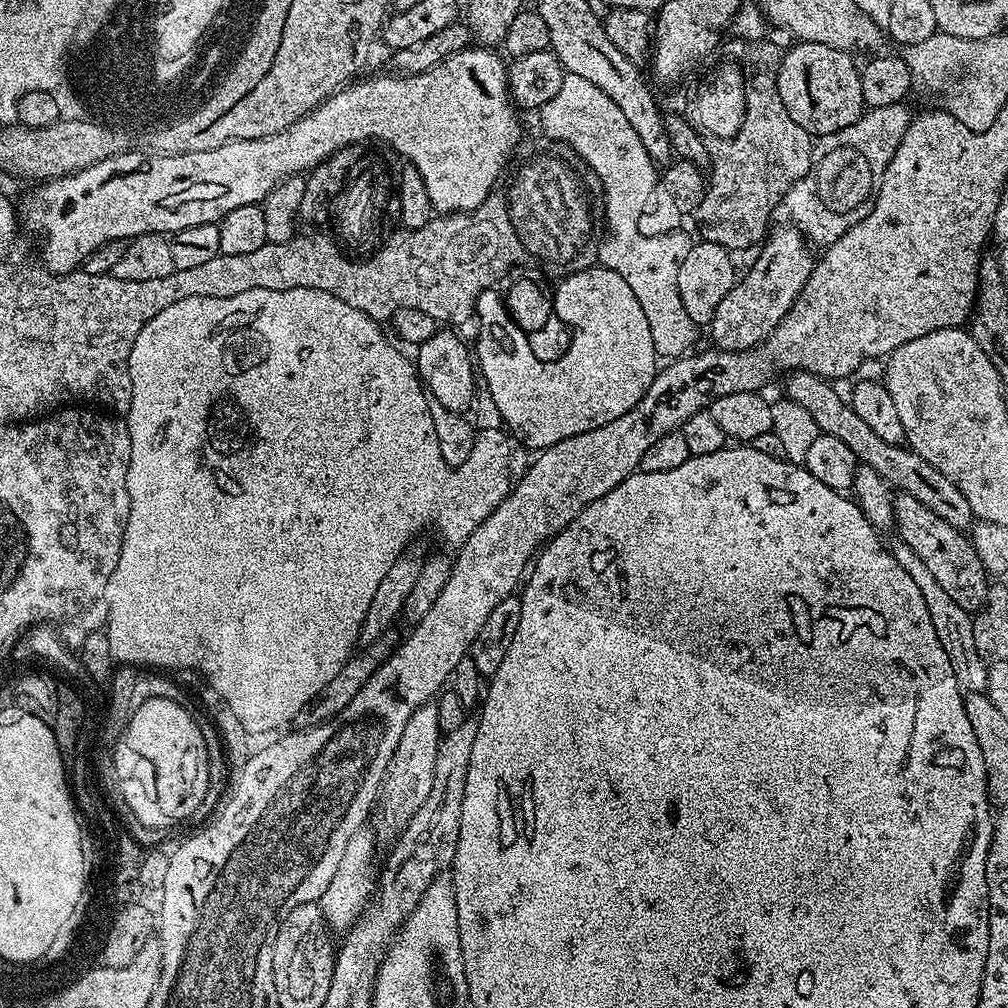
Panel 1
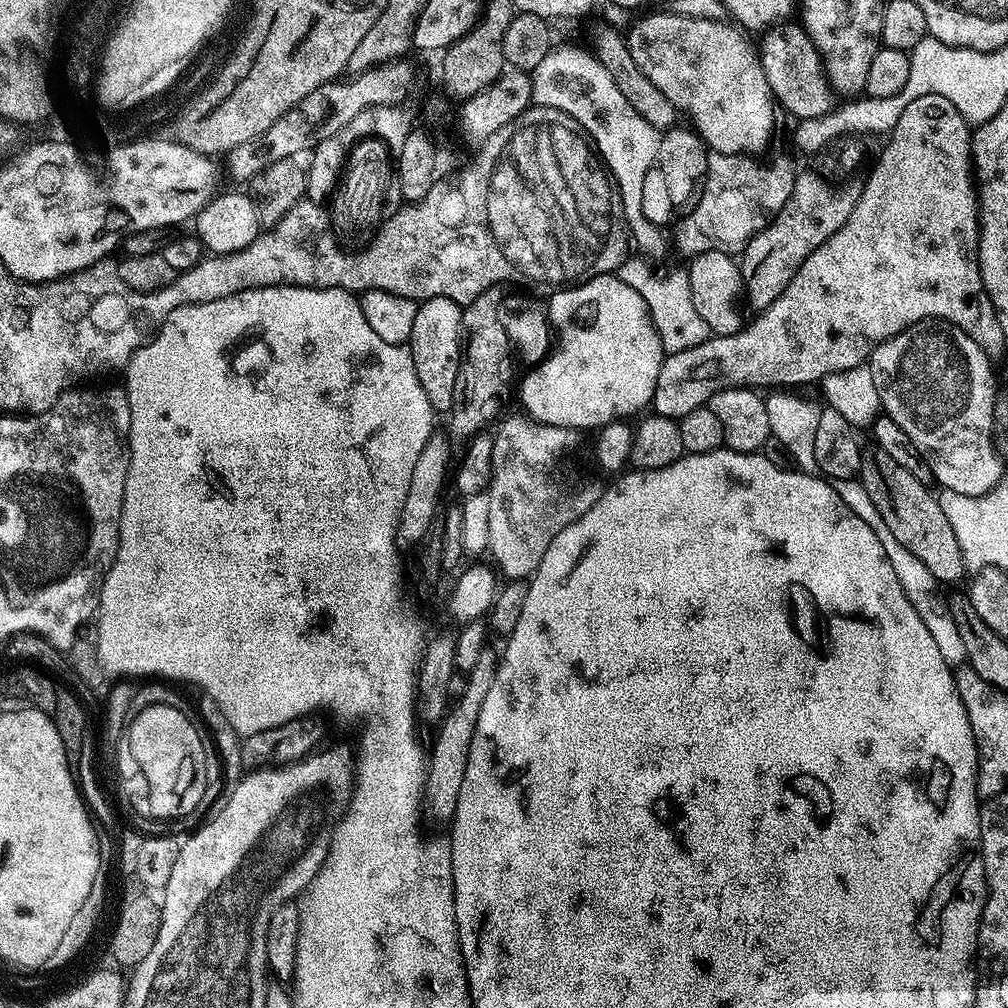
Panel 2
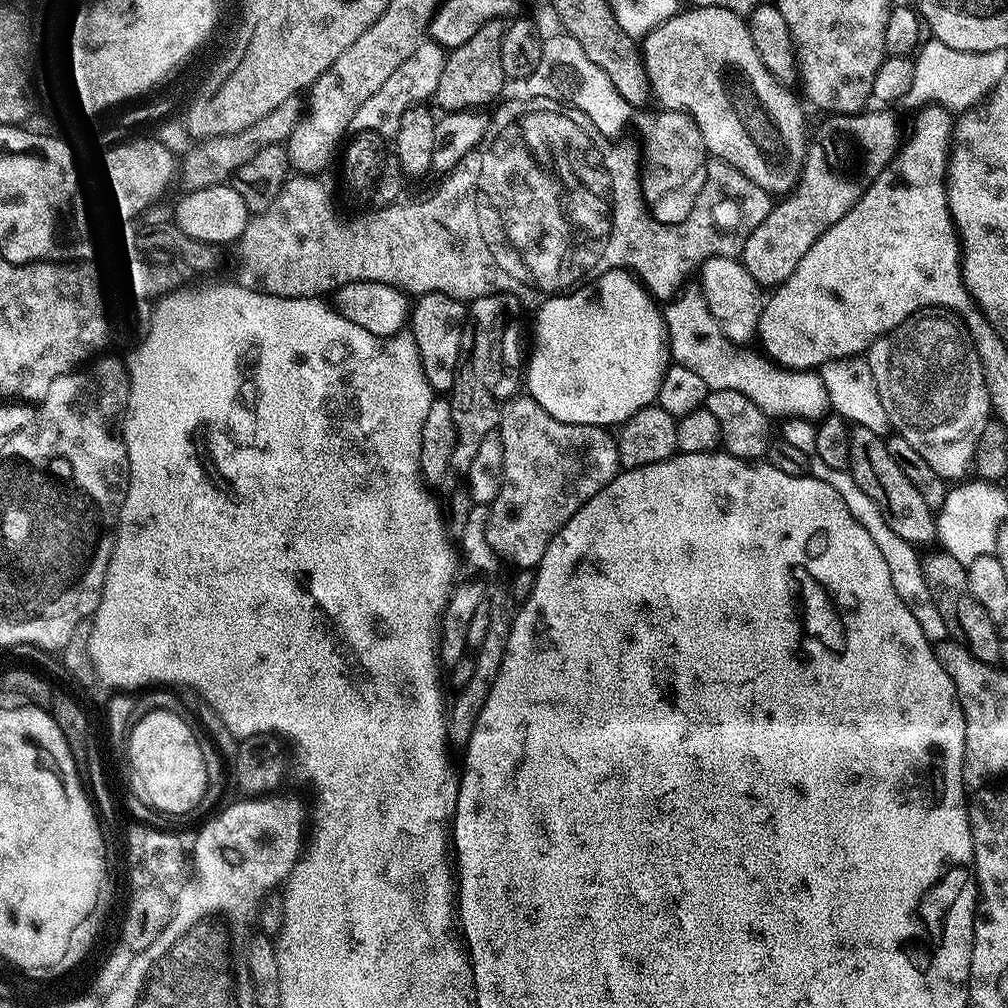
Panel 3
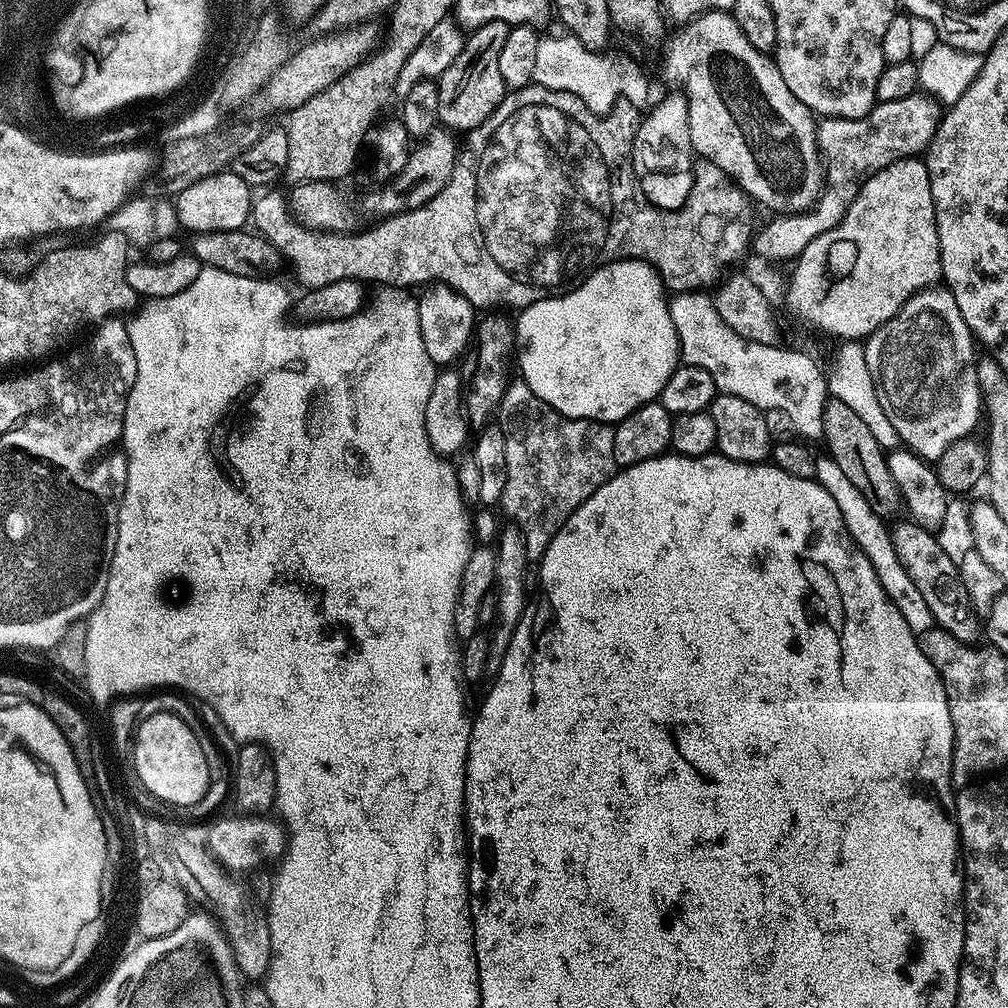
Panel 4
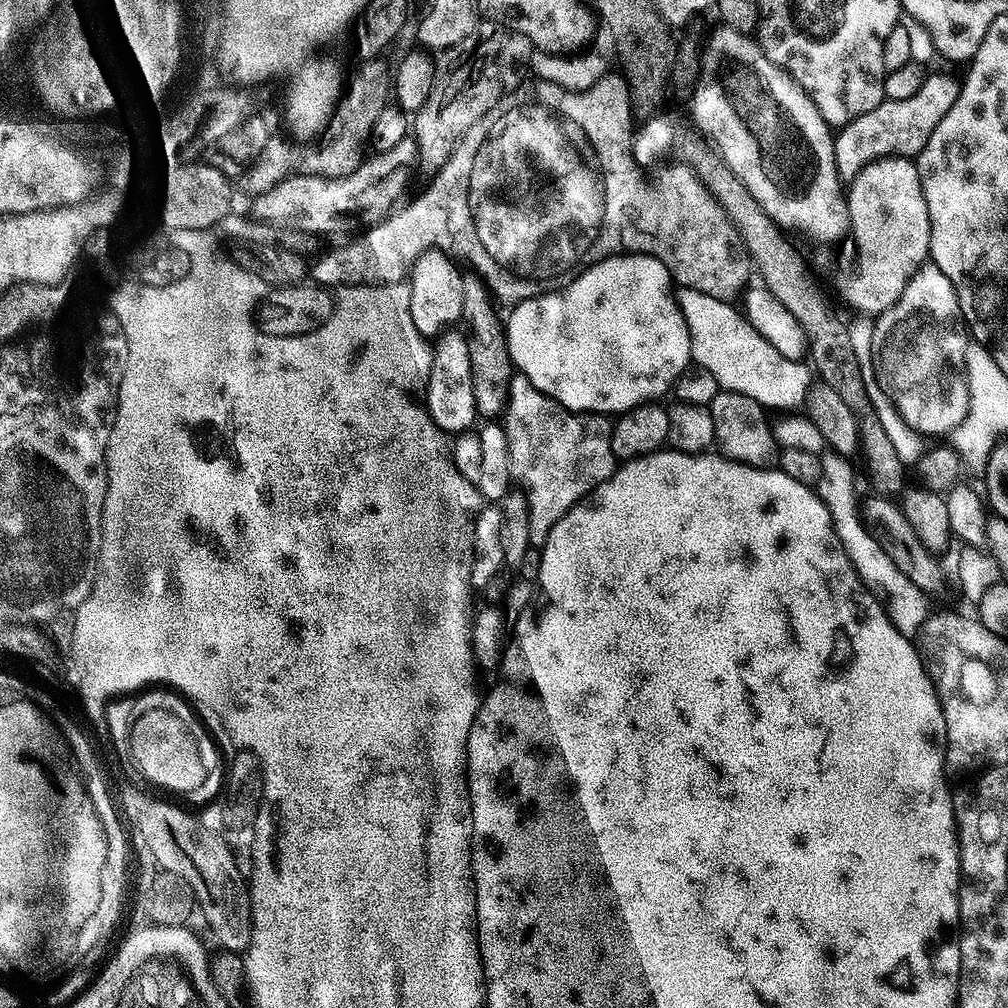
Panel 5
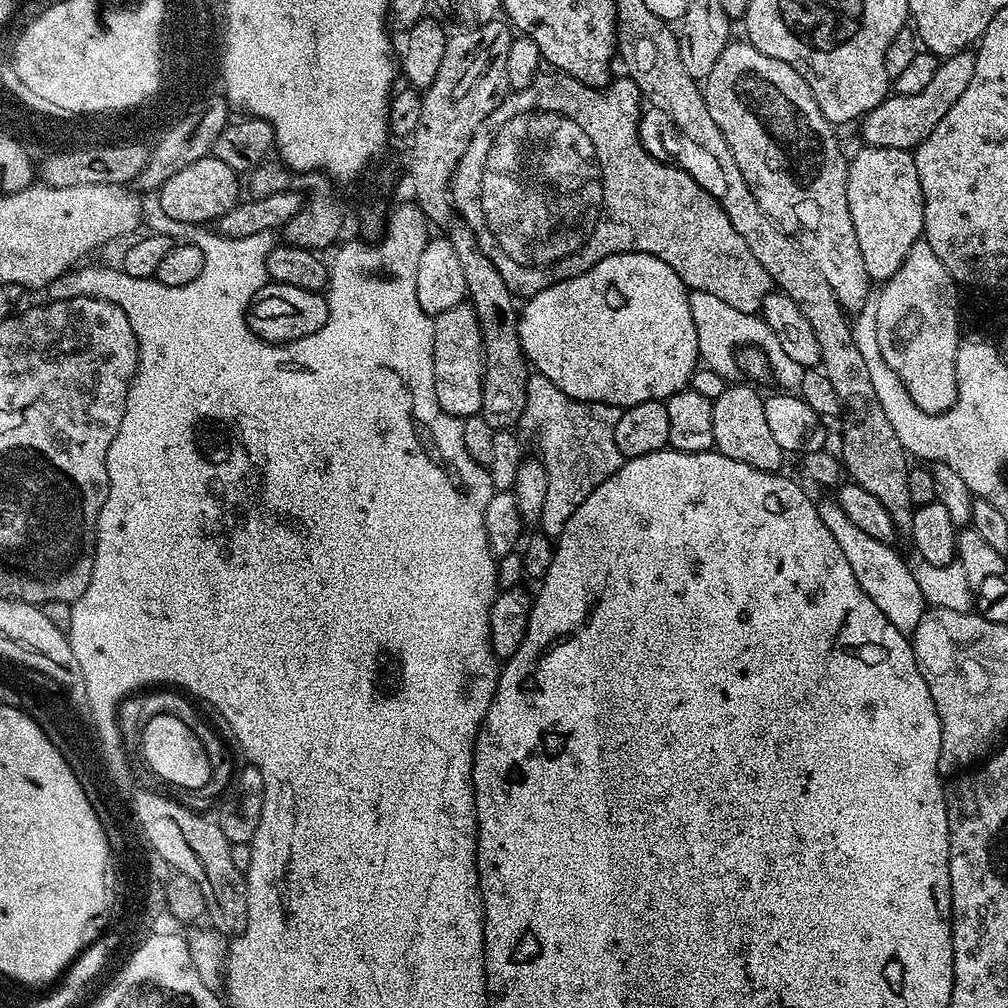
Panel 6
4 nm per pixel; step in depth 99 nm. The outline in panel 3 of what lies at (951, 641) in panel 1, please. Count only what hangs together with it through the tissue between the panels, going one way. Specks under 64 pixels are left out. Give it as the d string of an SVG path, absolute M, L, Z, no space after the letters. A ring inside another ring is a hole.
M854 487L852 494L848 490L838 490L842 502L846 502L846 510L858 518L858 522L866 522L870 526L870 538L874 538L874 543L878 546L878 551L882 553L882 558L886 558L886 566L890 570L890 579L894 581L894 590L898 590L898 598L910 606L910 614L914 614L918 626L922 626L922 634L933 642L944 642L949 639L946 622L942 622L942 614L938 614L938 606L934 606L934 598L930 594L930 586L926 586L926 578L922 574L921 553L906 538L898 538L890 526L886 526L886 518L882 518L882 510L870 502L866 494L862 494L859 487Z

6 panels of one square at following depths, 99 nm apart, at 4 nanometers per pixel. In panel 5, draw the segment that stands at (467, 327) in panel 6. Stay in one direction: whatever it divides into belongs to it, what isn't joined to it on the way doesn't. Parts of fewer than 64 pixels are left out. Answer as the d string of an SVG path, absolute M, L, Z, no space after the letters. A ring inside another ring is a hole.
M443 335L433 347L428 389L424 391L422 400L430 418L440 427L441 432L459 434L469 431L477 423L478 413L472 389L472 367L467 339L463 335L448 335Z

